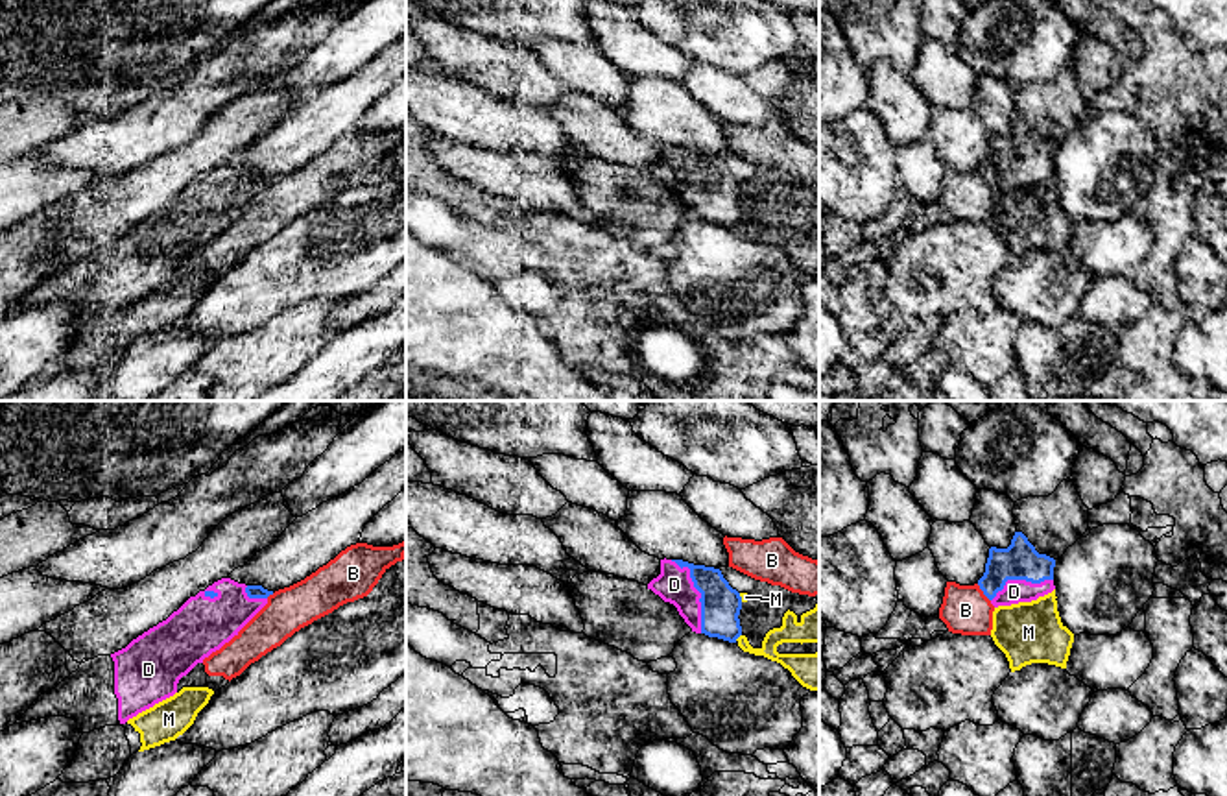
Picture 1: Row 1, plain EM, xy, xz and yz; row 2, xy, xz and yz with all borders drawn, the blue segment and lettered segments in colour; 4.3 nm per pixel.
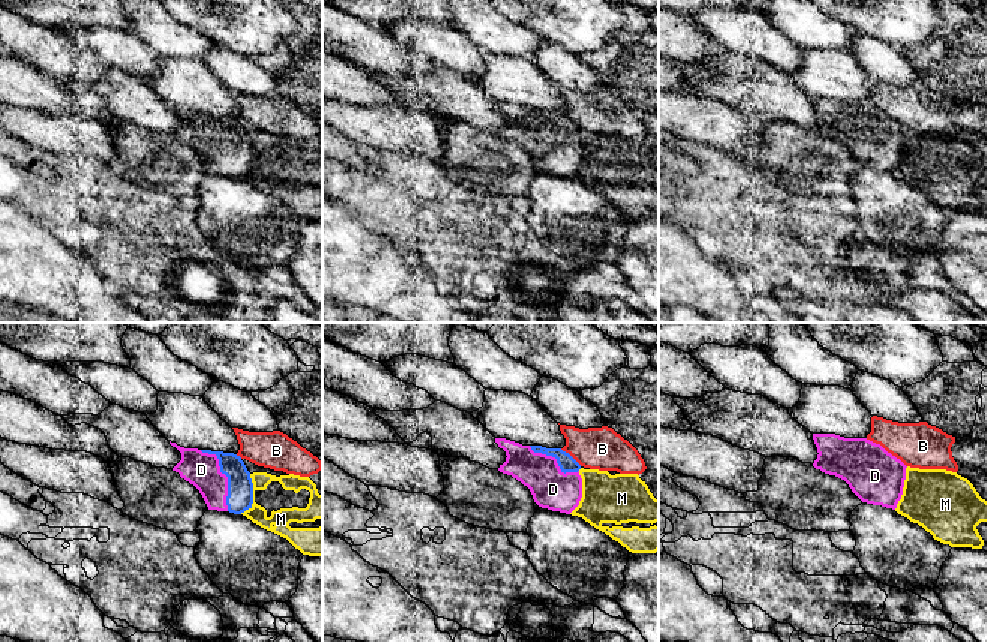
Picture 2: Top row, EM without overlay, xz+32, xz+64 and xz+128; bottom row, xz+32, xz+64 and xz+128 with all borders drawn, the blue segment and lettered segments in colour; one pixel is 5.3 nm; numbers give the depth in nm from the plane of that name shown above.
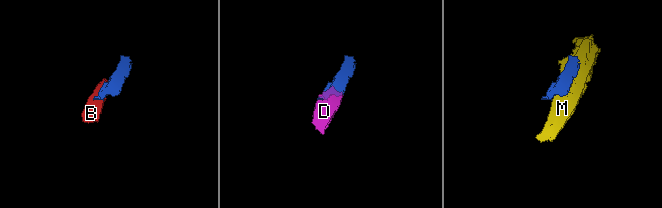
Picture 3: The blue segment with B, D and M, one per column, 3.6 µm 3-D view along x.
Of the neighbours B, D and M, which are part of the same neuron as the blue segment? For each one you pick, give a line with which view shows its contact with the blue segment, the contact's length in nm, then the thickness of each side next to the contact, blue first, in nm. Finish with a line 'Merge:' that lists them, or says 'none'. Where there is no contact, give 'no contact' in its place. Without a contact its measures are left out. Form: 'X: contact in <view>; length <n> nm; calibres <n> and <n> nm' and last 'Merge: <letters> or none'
D: contact in xz; length 340 nm; calibres 180 and 160 nm
Merge: D

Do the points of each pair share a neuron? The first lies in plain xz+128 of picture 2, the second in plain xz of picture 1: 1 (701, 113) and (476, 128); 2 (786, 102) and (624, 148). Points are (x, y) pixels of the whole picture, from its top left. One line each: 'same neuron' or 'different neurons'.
1: different neurons
2: same neuron

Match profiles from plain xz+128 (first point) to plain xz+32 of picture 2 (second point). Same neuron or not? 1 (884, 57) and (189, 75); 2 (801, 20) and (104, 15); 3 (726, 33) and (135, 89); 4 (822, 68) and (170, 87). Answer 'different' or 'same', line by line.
1: different
2: different
3: different
4: same

